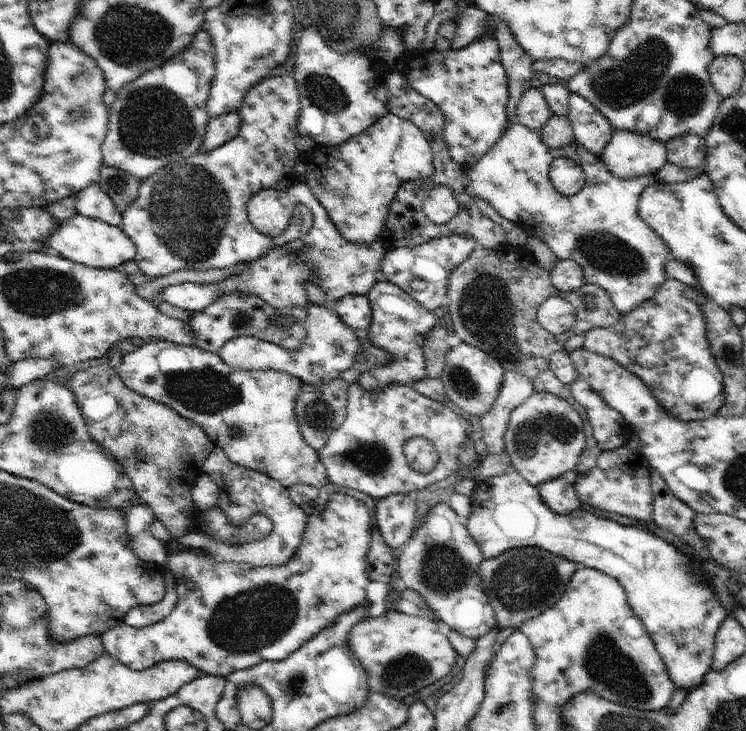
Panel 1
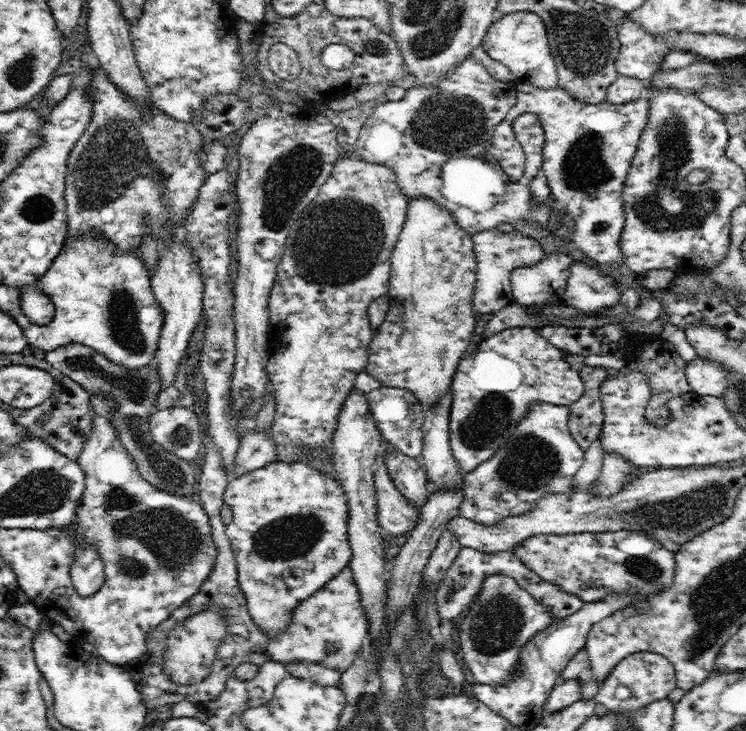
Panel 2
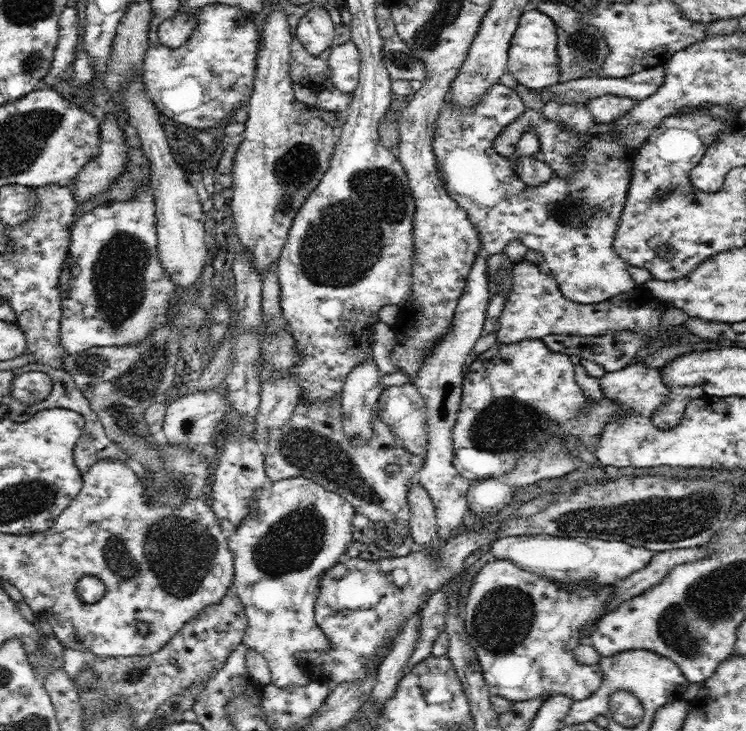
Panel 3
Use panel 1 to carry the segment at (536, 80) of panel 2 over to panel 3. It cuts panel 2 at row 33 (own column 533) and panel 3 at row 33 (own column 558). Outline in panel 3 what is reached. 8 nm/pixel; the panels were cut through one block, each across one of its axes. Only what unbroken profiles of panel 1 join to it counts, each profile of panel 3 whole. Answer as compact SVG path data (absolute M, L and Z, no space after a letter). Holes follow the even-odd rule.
M528 7L520 17L508 48L507 71L520 85L532 90L546 90L561 81L561 69L556 47L556 25L552 19L533 7Z

